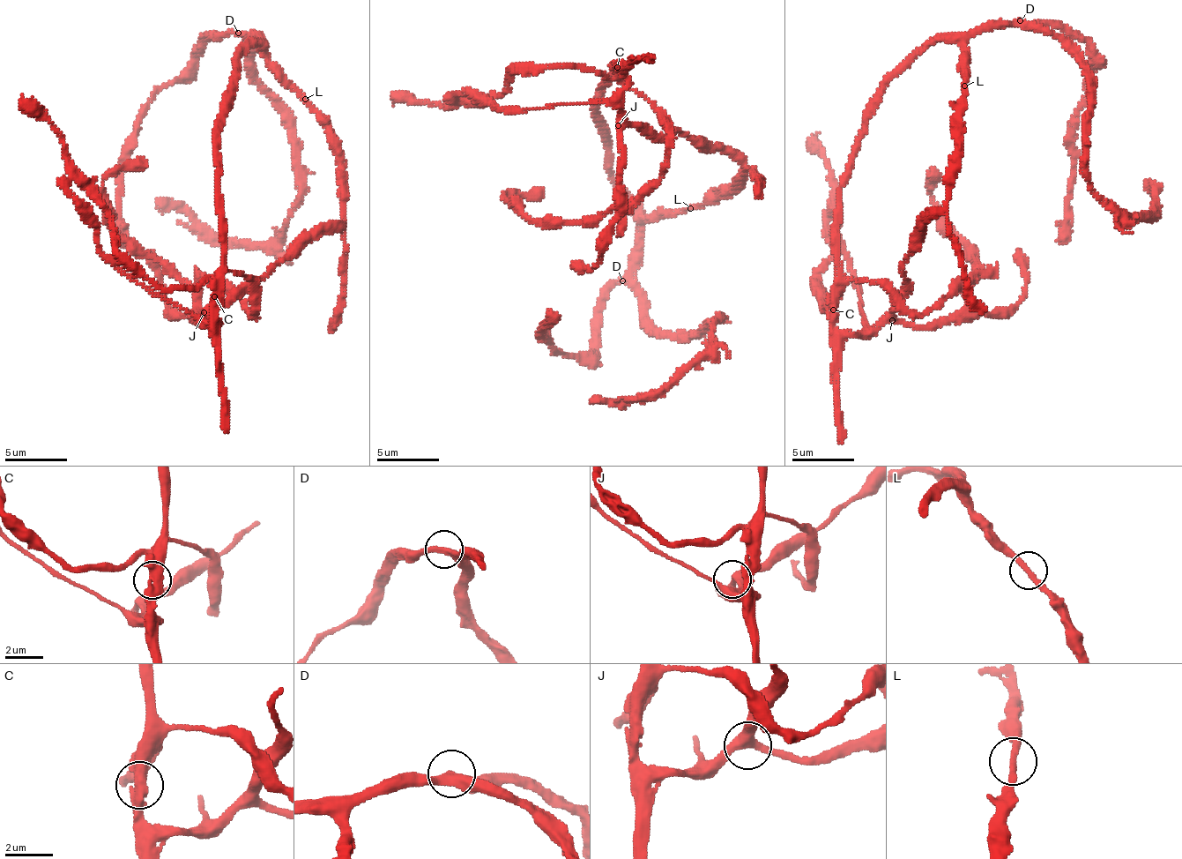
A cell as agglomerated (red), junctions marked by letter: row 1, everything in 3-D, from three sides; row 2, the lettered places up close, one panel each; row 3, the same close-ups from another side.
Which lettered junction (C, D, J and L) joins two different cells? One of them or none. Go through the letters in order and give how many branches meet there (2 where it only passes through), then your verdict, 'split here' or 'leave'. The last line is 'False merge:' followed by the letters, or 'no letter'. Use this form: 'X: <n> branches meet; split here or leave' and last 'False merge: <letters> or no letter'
C: 2 branches meet; split here
D: 3 branches meet; leave
J: 3 branches meet; leave
L: 2 branches meet; leave
False merge: C

